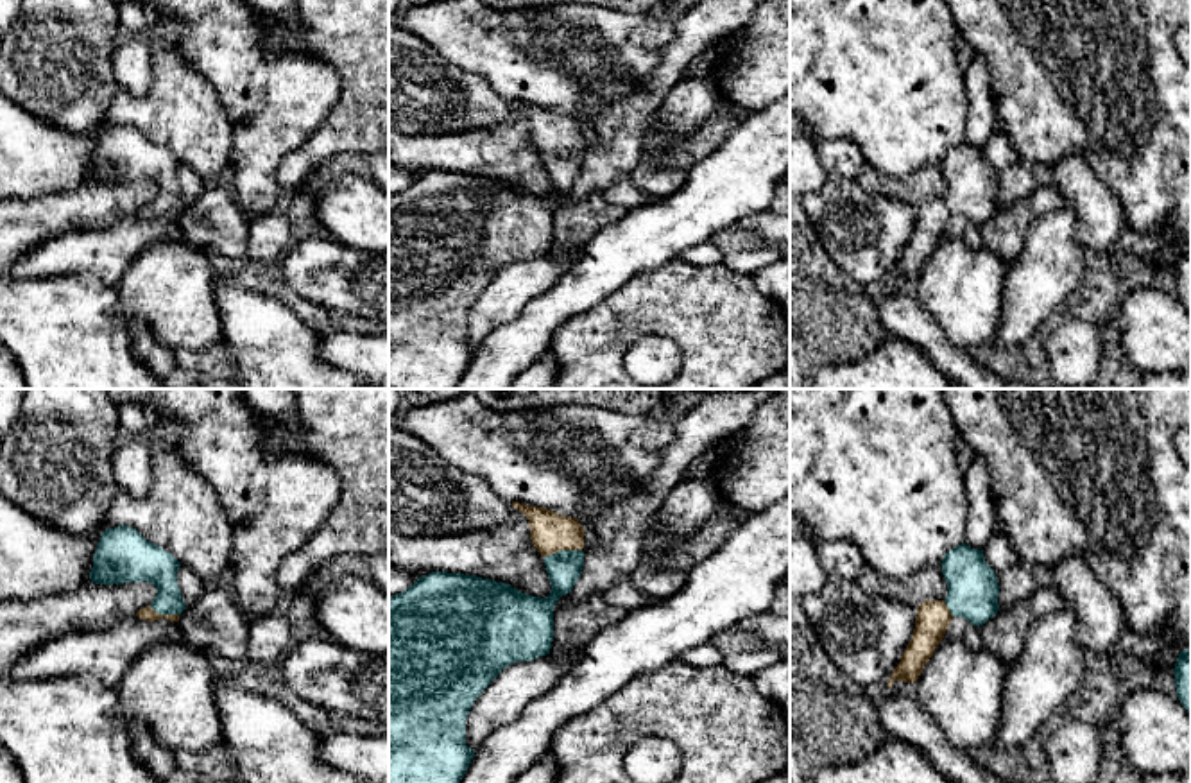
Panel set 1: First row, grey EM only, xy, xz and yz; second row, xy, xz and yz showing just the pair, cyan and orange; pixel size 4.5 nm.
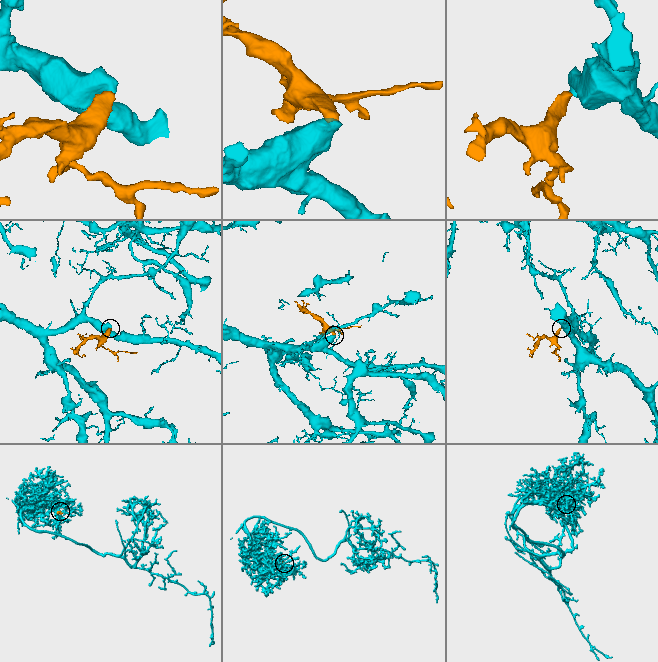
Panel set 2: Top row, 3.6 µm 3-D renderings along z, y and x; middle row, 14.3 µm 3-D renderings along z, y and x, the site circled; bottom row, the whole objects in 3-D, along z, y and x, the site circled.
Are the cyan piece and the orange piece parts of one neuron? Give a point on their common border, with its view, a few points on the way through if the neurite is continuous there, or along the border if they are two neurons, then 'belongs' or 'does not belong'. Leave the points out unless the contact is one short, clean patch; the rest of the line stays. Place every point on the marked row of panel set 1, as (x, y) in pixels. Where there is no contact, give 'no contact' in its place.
meets cyan in xz at (563, 550); runs through xz (565, 567), (563, 550), (550, 533); belongs

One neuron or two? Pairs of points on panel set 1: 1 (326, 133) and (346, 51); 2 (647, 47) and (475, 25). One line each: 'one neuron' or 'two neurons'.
1: one neuron
2: one neuron

